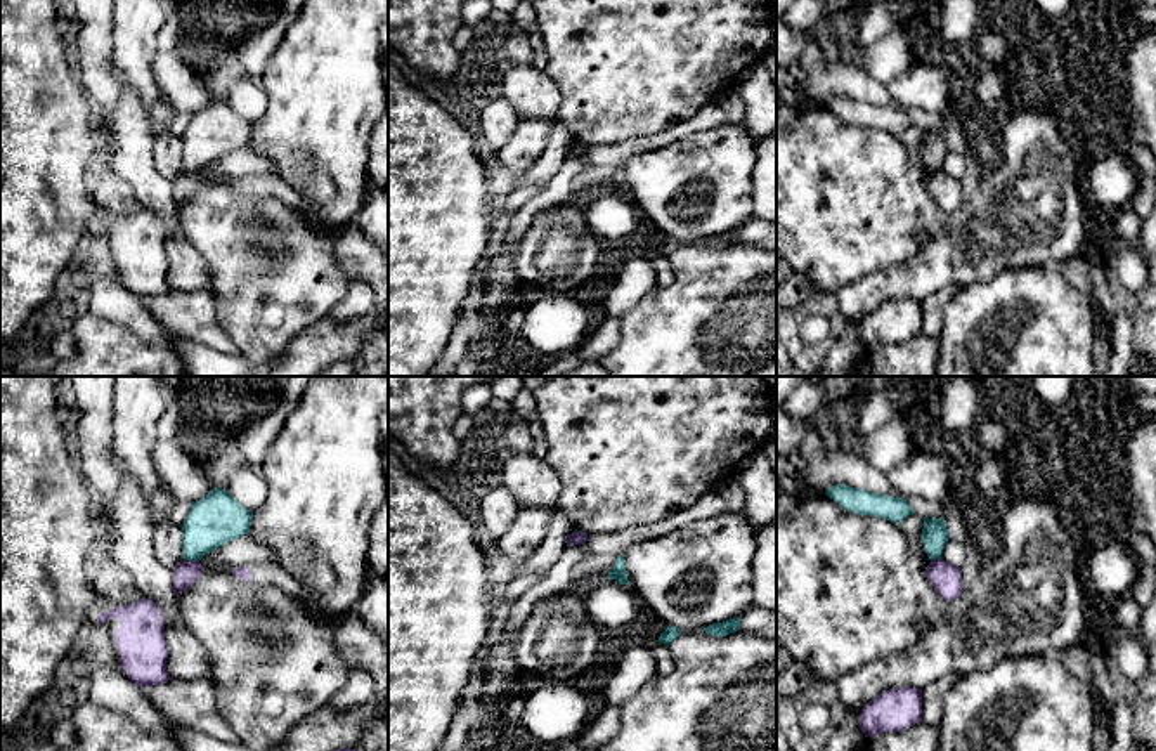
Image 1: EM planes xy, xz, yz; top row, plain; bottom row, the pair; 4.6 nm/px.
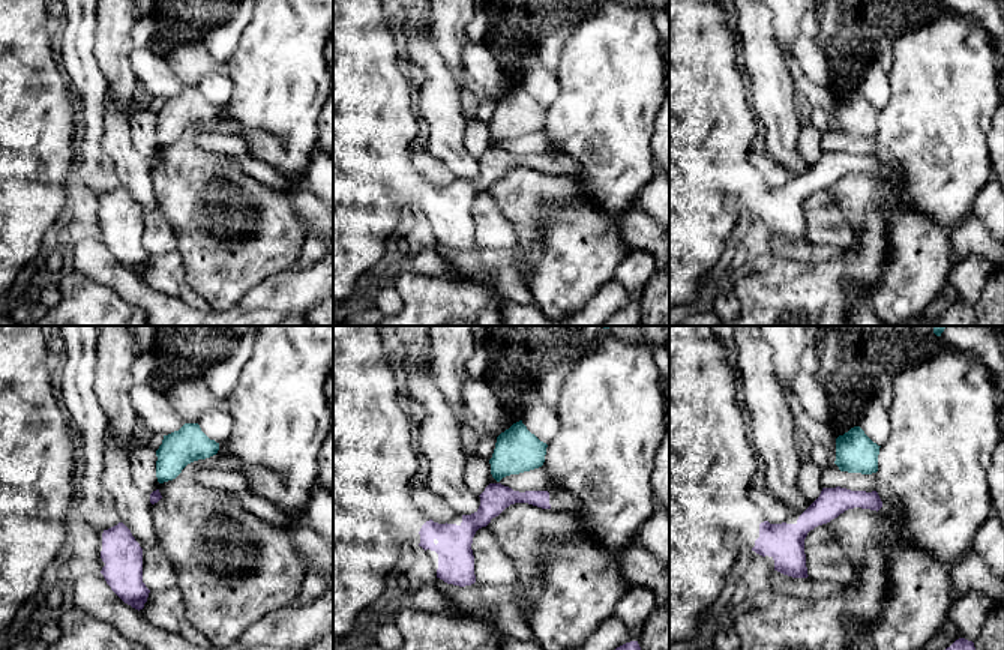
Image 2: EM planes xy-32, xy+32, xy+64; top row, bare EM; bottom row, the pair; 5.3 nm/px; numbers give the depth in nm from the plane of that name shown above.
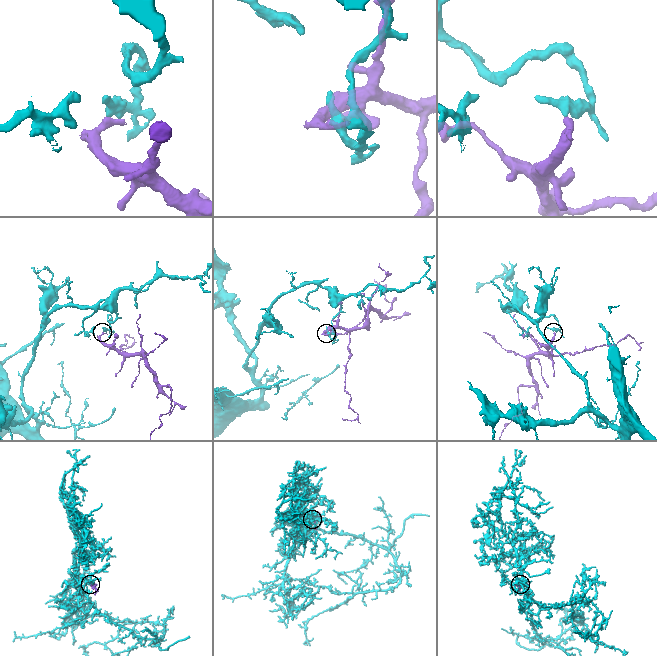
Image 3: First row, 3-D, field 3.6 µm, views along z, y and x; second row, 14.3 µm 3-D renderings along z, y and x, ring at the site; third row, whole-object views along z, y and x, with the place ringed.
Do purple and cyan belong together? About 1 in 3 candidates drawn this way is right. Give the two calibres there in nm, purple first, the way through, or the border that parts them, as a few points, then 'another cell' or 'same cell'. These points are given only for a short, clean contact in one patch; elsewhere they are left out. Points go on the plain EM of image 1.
110 nm thick on the purple side, 240 nm on the other; border along xy (184, 170), (198, 172); another cell

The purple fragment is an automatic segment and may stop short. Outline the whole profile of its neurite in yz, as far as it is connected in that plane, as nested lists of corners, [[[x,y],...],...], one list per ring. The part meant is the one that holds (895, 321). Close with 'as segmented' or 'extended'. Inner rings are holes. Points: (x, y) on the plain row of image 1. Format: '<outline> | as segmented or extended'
[[[899,298],[879,305],[860,324],[865,349],[882,343],[899,343],[922,333],[922,300]]] | as segmented

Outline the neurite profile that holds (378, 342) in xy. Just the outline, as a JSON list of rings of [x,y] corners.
[[[388,323],[357,354],[355,376],[388,376]]]

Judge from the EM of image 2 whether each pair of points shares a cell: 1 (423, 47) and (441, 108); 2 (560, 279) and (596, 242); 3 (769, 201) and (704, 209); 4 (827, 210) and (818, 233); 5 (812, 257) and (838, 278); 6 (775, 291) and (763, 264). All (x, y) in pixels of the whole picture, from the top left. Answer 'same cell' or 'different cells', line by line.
1: same cell
2: same cell
3: same cell
4: same cell
5: different cells
6: different cells

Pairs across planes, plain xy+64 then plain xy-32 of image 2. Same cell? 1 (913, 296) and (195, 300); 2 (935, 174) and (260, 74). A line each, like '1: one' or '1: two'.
1: two
2: one

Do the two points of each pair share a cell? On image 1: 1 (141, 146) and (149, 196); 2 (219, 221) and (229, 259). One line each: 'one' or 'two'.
1: one
2: one

